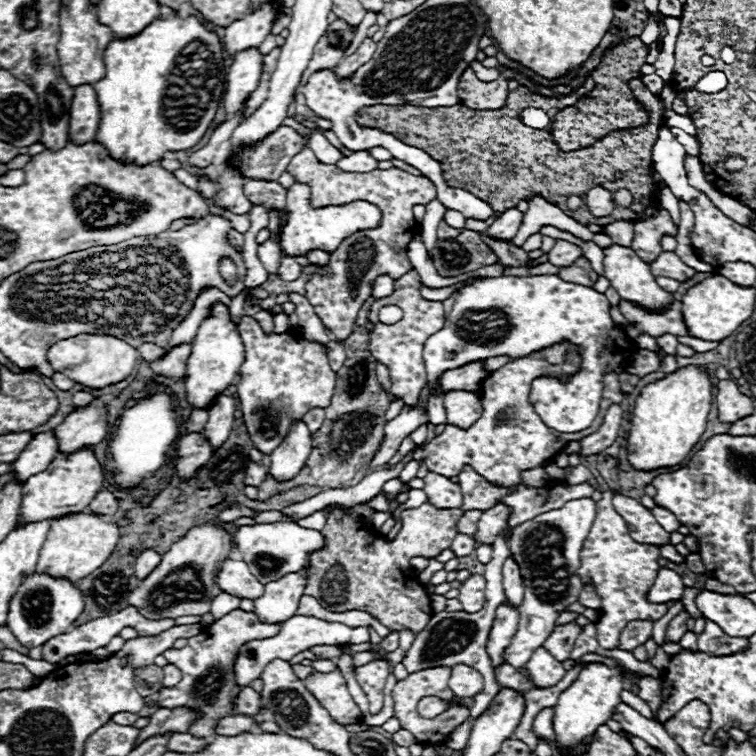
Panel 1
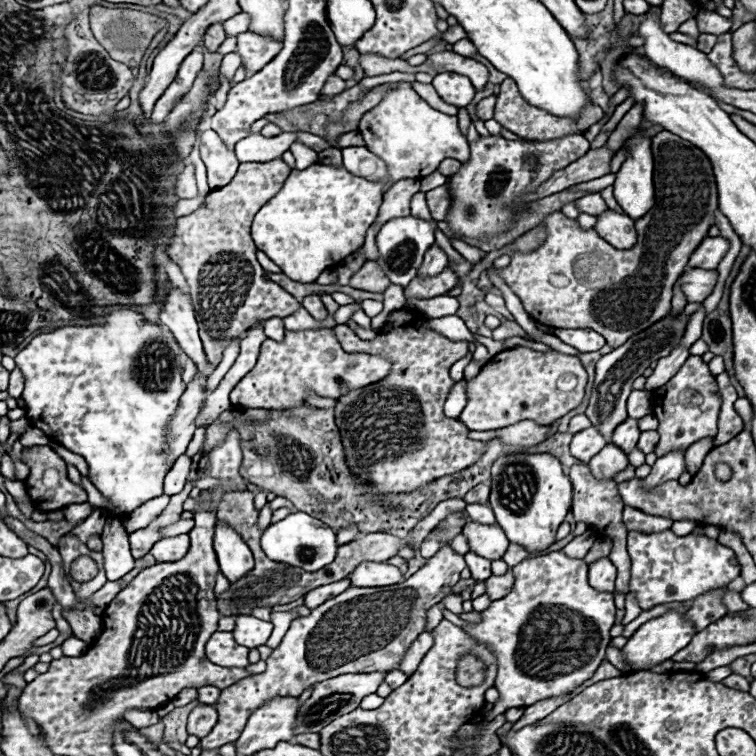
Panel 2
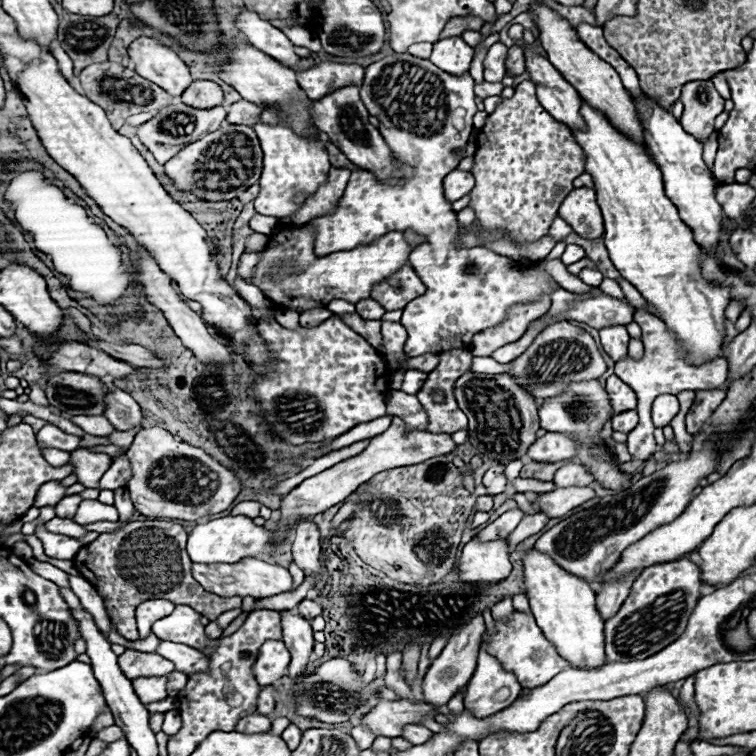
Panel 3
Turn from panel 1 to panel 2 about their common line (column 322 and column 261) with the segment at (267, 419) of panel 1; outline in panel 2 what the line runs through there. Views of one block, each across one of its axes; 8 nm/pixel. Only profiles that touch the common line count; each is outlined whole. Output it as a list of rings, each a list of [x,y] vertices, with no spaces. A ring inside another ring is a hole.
[[[332,328],[286,332],[284,342],[267,338],[261,345],[256,366],[230,392],[232,405],[245,408],[292,408],[304,402],[304,392],[314,390],[318,396],[338,400],[348,390],[374,384],[388,376],[390,362],[370,354],[346,354]]]

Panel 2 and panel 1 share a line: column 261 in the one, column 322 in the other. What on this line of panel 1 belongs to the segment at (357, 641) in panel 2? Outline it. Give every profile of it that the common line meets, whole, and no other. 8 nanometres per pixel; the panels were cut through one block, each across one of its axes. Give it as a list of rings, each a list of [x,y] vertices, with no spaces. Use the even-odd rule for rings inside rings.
[[[340,670],[328,674],[314,672],[310,678],[304,680],[304,686],[312,692],[312,696],[316,696],[316,700],[320,700],[320,704],[324,704],[324,708],[328,708],[334,720],[340,720],[340,724],[348,726],[362,720],[362,712],[348,694]]]

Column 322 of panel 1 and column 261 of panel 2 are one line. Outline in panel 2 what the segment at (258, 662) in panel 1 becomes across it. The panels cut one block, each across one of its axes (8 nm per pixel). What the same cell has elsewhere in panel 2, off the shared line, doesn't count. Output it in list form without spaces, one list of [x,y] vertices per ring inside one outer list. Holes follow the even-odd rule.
[[[238,616],[236,618],[236,628],[232,630],[234,638],[238,644],[248,646],[248,648],[258,648],[266,644],[266,640],[272,634],[272,624],[258,620],[254,616]]]

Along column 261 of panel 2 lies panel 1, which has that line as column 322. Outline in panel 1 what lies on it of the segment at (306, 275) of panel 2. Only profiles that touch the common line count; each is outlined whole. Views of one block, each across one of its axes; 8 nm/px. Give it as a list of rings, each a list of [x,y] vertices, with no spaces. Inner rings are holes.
[[[296,182],[292,188],[288,188],[286,196],[286,208],[288,208],[288,224],[282,232],[282,248],[290,256],[304,256],[310,248],[320,248],[324,252],[332,252],[348,234],[362,230],[362,228],[374,228],[380,220],[380,210],[374,204],[368,204],[364,200],[338,206],[338,208],[320,208],[314,210],[310,206],[310,188],[306,184]]]

